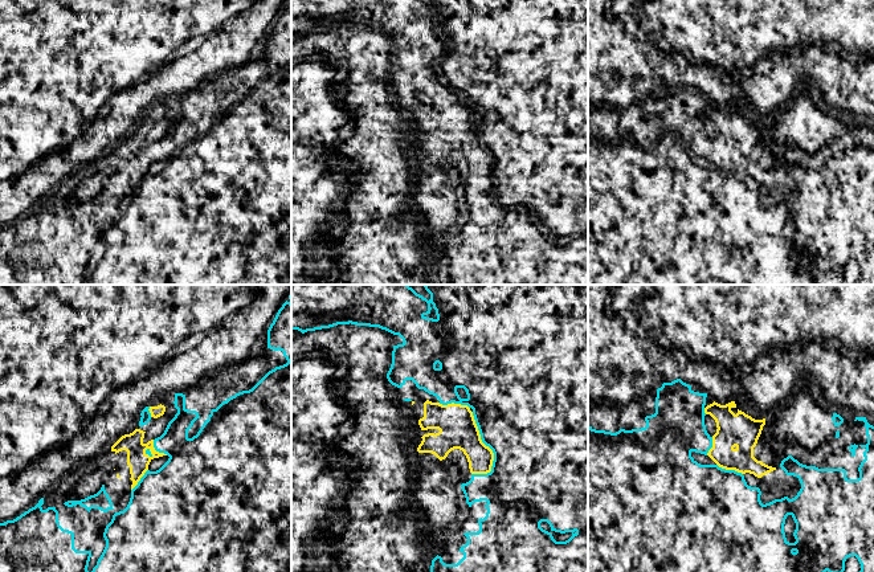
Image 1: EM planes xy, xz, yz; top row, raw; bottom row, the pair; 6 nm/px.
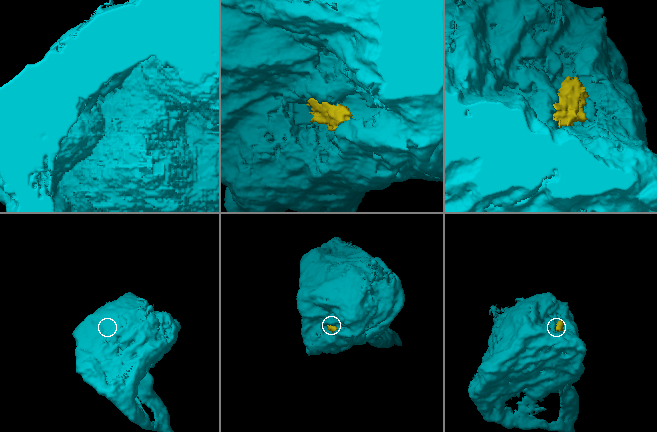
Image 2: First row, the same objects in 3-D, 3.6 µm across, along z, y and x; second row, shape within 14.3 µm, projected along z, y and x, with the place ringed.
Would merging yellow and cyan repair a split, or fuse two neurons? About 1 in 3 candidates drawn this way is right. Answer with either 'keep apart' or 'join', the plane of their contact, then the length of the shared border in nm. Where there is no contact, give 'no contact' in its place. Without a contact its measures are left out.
join | xz | 400 nm

